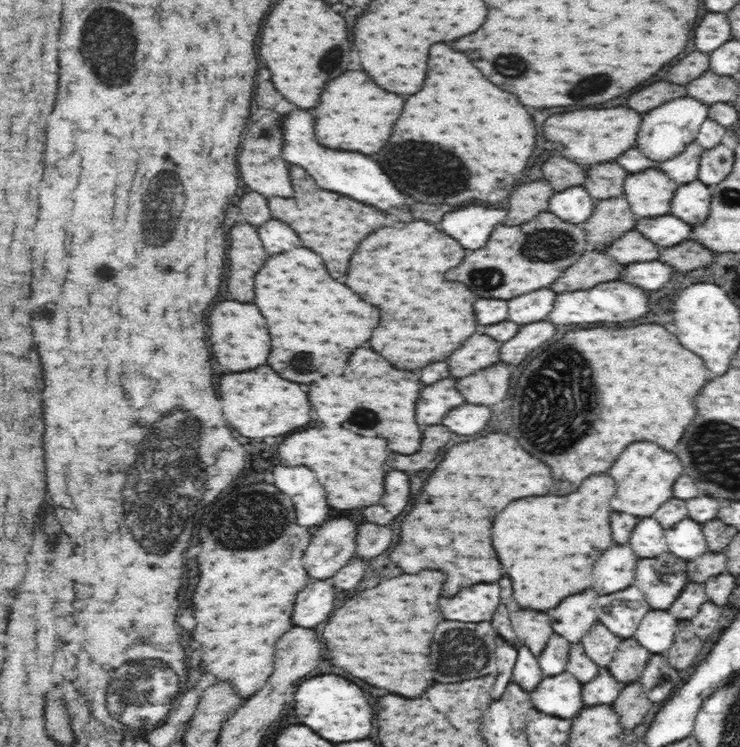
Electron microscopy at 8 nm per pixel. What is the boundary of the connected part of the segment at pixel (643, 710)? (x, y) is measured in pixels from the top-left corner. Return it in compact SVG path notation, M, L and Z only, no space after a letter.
M641 683L627 684L611 704L624 728L634 728L640 722L647 724L649 718L656 713L658 706L648 697Z

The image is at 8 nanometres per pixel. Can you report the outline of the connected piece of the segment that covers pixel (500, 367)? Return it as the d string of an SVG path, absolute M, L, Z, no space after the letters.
M498 362L470 376L459 378L457 389L467 404L492 406L506 398L511 376L510 364Z

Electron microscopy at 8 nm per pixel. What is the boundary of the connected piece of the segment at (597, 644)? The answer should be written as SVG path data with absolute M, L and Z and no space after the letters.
M596 621L582 638L586 654L600 667L607 667L614 658L616 649L622 639L606 628L606 625Z

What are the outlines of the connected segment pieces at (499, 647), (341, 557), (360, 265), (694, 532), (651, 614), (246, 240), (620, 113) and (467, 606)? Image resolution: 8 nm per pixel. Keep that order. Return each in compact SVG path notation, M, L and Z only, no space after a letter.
M498 635L495 638L495 662L497 663L498 676L494 681L494 688L490 690L492 699L498 700L506 686L511 682L515 662L517 661L517 648L512 646L504 637Z
M334 518L320 526L310 540L308 550L304 552L304 566L308 576L314 580L331 578L355 556L357 528L350 518Z
M416 220L406 224L396 222L390 228L376 230L352 254L346 274L346 286L352 288L364 302L370 302L370 306L378 308L380 320L378 328L372 330L370 346L384 358L388 358L398 370L416 370L432 362L446 360L452 350L462 346L464 340L476 332L478 322L472 308L472 302L476 300L474 294L464 284L448 282L444 278L444 272L452 266L458 266L466 252L468 250L462 250L462 246L448 234L436 230L432 224Z
M690 518L665 529L665 541L668 552L687 561L709 552L702 525Z
M650 609L633 638L652 654L661 654L672 646L679 629L677 622L678 618L667 610Z
M236 224L232 226L230 234L230 248L228 248L228 282L226 282L226 296L224 300L238 300L238 302L252 302L254 294L254 274L264 264L268 254L262 250L262 242L258 232L250 224Z
M604 108L604 110L576 110L548 118L544 122L544 138L556 144L556 150L580 165L597 165L614 161L626 150L636 146L636 134L642 116L630 108Z
M474 584L452 598L440 598L440 612L446 620L481 623L490 621L500 604L500 586Z

